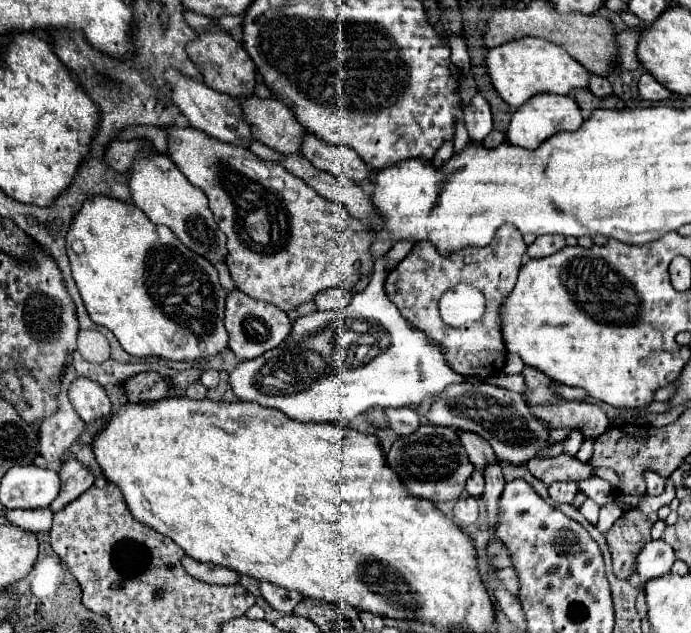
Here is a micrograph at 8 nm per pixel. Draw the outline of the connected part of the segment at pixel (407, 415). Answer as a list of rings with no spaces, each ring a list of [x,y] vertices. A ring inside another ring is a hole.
[[[388,409],[386,415],[390,419],[390,429],[398,435],[412,435],[424,423],[414,409]]]

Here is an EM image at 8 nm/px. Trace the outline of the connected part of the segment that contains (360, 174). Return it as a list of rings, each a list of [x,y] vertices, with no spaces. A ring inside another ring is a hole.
[[[304,135],[302,155],[312,161],[320,171],[328,171],[332,175],[342,175],[352,181],[364,181],[374,175],[374,171],[360,159],[360,155],[352,147],[328,145],[314,135]]]

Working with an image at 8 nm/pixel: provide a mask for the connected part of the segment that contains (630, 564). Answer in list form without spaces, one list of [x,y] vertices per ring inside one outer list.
[[[638,509],[626,511],[606,533],[612,553],[612,567],[618,579],[626,579],[636,569],[636,553],[650,541],[650,529],[656,523],[656,513],[642,513]]]

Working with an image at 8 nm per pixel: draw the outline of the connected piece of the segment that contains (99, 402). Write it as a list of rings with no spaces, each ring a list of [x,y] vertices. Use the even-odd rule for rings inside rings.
[[[78,377],[68,391],[68,397],[76,409],[76,413],[86,421],[86,423],[94,423],[94,421],[102,421],[110,415],[110,399],[104,391],[102,385],[98,385],[92,379],[82,379]]]

